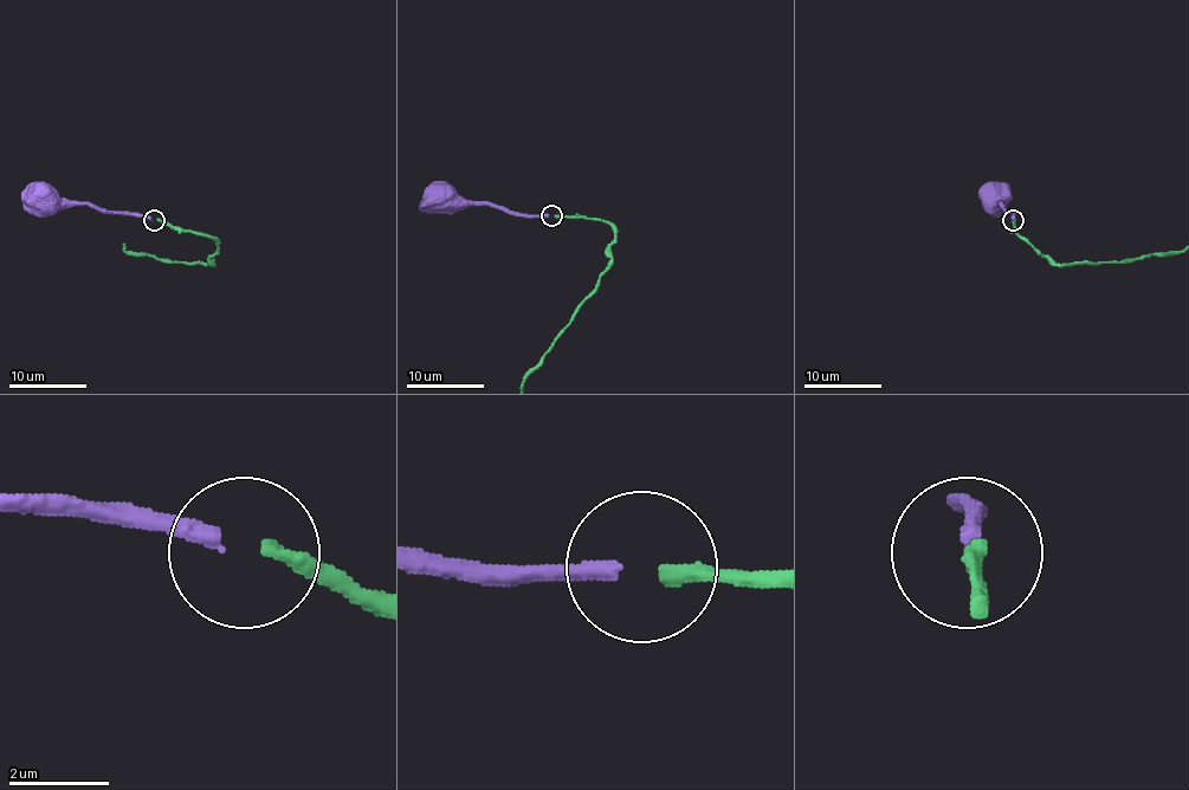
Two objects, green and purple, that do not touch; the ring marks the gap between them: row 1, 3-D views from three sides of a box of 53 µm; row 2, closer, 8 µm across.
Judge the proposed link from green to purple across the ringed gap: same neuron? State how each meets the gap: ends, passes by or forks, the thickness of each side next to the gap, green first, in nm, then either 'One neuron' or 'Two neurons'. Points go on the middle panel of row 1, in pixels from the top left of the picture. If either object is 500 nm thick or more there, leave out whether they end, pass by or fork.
At the ring green ends. At the ring purple ends. Thickness 320 nm (green) against 320 nm. One neuron

